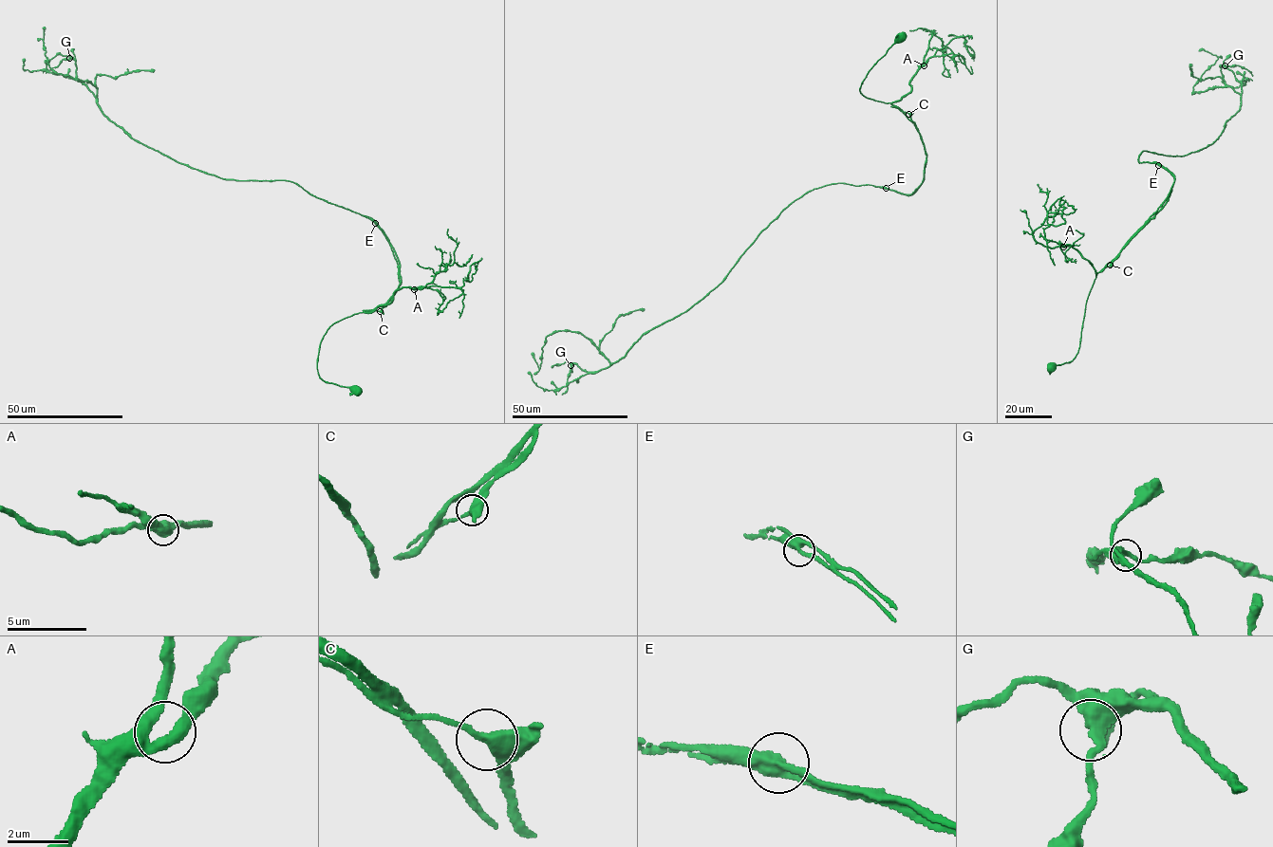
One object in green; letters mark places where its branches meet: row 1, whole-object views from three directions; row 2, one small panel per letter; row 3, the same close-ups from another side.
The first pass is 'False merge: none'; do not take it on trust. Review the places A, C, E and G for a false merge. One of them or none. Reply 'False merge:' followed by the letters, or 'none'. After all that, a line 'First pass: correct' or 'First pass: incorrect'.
False merge: E
First pass: incorrect

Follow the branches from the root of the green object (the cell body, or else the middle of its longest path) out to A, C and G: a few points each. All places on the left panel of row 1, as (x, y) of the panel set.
A: (355, 389), (327, 382), (320, 377), (317, 359), (322, 339), (336, 322), (386, 304), (399, 288), (414, 289)
C: (355, 389), (327, 382), (320, 377), (317, 359), (320, 341), (327, 330), (336, 322), (365, 310), (380, 311)
G: (355, 389), (317, 359), (331, 325), (400, 284), (381, 230), (289, 181), (139, 142), (69, 58)

